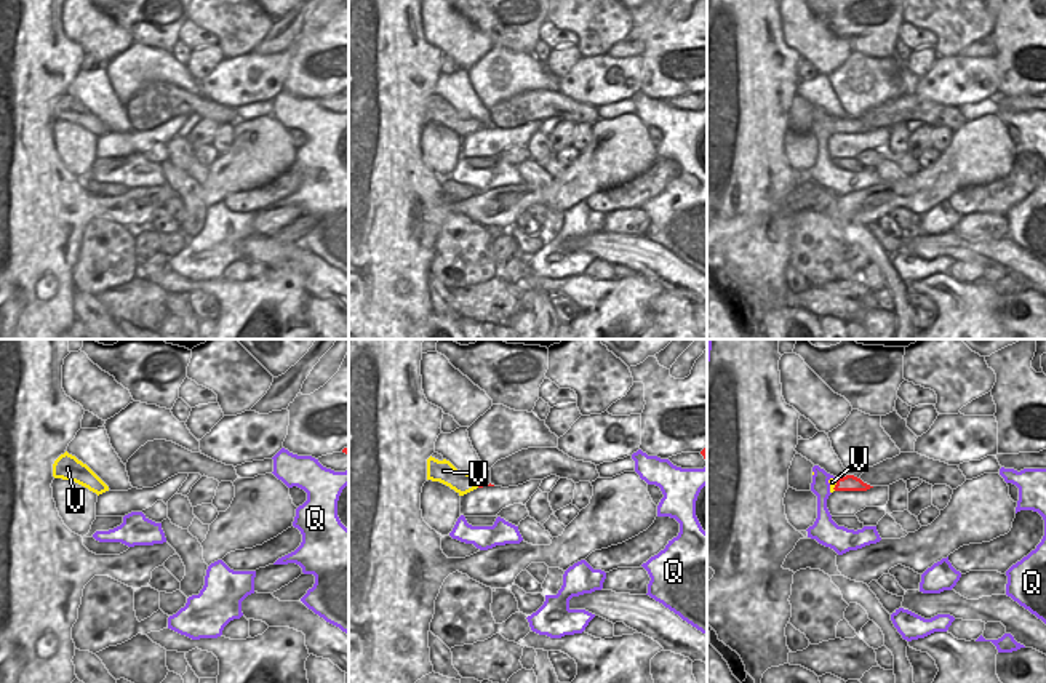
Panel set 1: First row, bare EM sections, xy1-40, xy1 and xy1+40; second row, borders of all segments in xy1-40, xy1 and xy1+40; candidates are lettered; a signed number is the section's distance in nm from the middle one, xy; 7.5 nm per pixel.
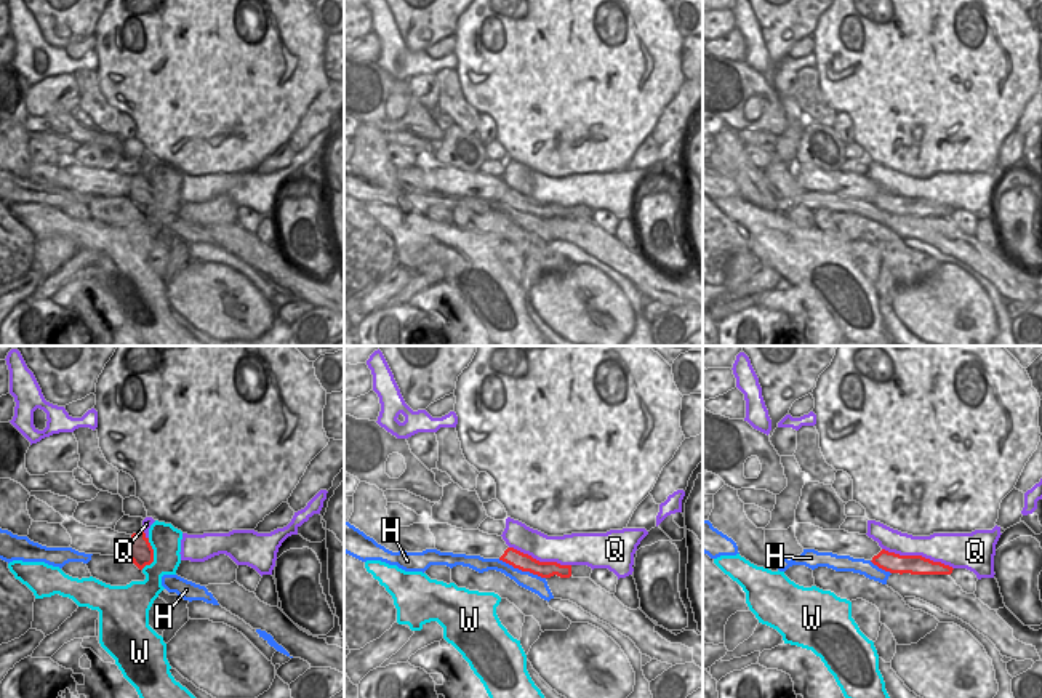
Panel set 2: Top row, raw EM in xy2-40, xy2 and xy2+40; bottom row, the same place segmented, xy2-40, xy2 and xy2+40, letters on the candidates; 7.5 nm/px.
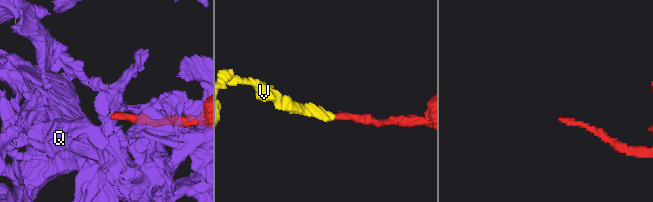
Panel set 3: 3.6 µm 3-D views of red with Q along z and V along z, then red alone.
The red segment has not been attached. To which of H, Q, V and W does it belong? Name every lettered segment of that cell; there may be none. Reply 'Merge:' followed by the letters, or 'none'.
Merge: V

